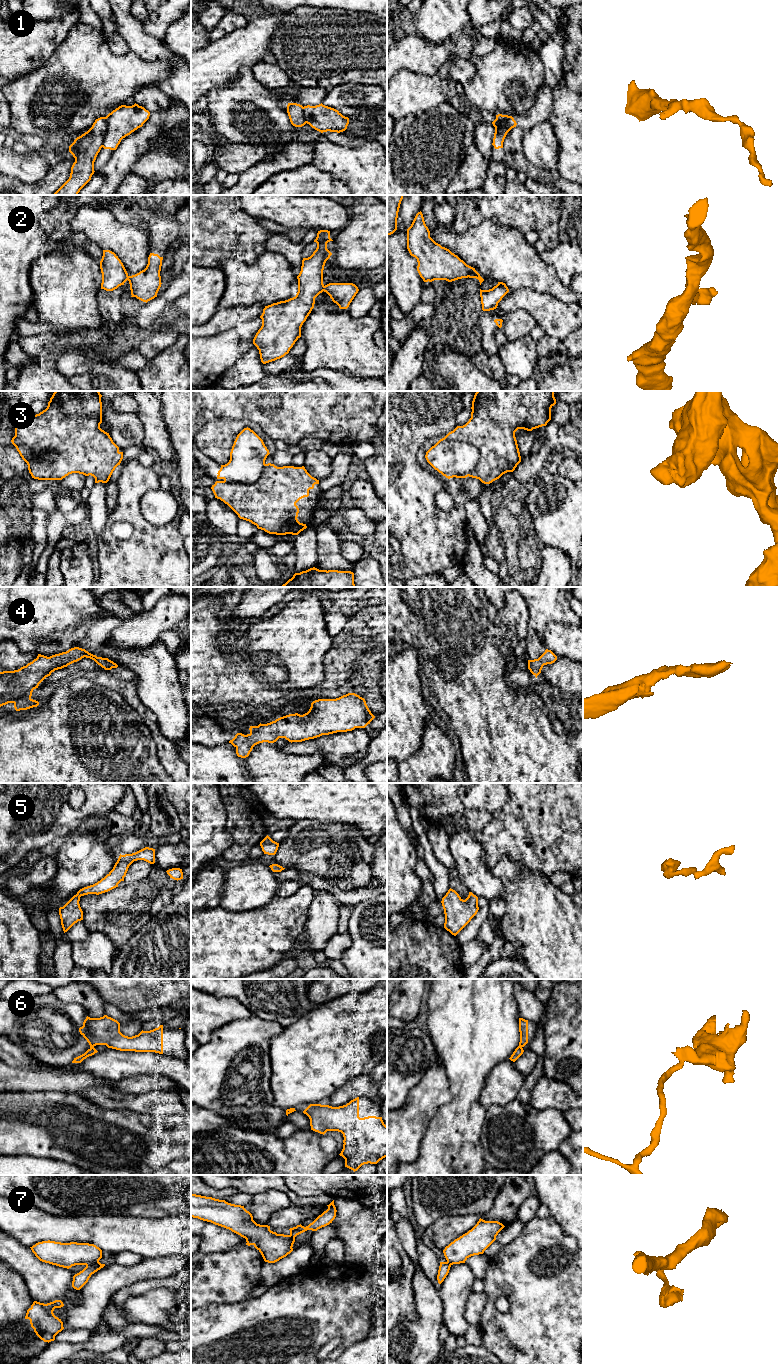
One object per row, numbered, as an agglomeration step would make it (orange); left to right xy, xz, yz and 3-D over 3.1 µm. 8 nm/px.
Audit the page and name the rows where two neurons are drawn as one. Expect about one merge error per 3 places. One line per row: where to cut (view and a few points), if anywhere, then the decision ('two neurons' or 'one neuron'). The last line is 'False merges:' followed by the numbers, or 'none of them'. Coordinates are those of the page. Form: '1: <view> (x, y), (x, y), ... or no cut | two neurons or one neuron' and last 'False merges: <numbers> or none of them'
1: yz (508, 116), (504, 123), (498, 124), (495, 127) | two neurons
2: xz (324, 286), (322, 290) | two neurons
3: yz (444, 437), (466, 441), (476, 448), (478, 460), (468, 475) | two neurons
4: no cut | one neuron
5: no cut | one neuron
6: xy (93, 1046), (90, 1048) | two neurons
7: xy (98, 1261), (86, 1266) | two neurons
False merges: 1, 2, 3, 6, 7

